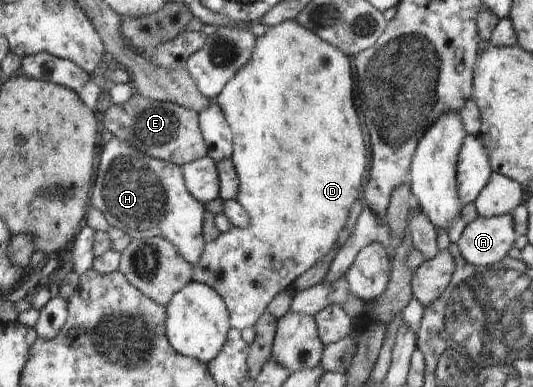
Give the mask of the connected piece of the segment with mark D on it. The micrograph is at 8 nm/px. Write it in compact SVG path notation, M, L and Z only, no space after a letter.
M285 20L259 36L252 51L252 58L248 60L245 67L240 68L232 80L229 80L224 90L220 92L220 96L214 100L223 111L225 122L232 130L230 159L234 164L239 182L241 182L236 201L249 214L249 226L247 228L233 227L228 232L219 233L215 240L205 243L201 260L192 266L192 280L209 285L224 297L225 304L231 313L233 328L241 331L243 328L255 326L261 315L267 312L267 306L275 295L287 289L298 276L307 272L309 268L313 268L337 244L337 232L343 230L347 222L345 216L349 216L349 210L361 192L363 176L367 168L367 160L365 160L367 154L365 154L365 144L363 144L357 112L353 106L353 78L351 78L349 60L345 58L345 53L341 49L335 48L328 41L317 36L317 33L311 32L295 20Z

